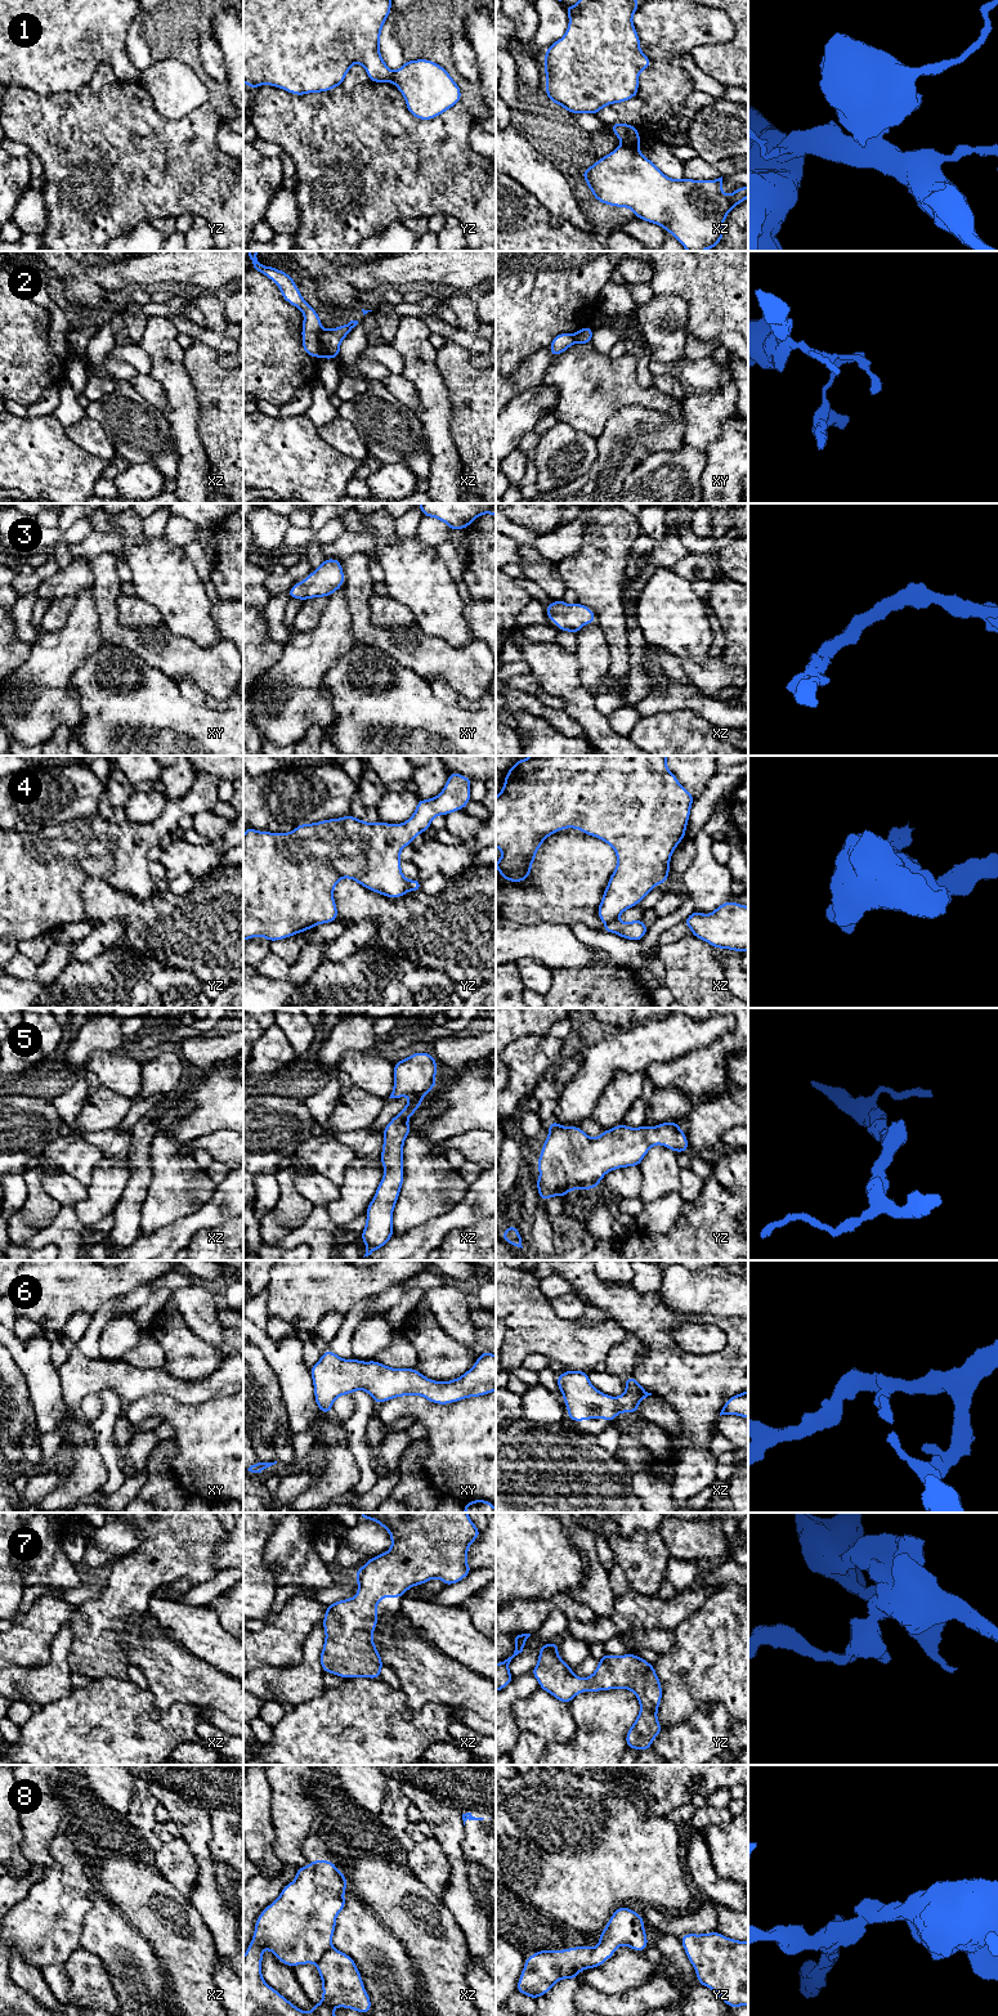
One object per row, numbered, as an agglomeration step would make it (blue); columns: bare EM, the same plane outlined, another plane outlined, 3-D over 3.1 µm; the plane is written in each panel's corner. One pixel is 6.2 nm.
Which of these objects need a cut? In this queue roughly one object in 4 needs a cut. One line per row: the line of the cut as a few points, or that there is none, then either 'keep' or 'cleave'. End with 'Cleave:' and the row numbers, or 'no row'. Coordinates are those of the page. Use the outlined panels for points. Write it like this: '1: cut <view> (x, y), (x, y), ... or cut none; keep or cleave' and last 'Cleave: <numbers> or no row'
1: cut xz (622, 144), (638, 149); cleave
2: cut xz (322, 330), (320, 332), (321, 355); cleave
3: cut none; keep
4: cut xz (614, 919), (605, 924); cleave
5: cut none; keep
6: cut none; keep
7: cut none; keep
8: cut none; keep
Cleave: 1, 2, 4

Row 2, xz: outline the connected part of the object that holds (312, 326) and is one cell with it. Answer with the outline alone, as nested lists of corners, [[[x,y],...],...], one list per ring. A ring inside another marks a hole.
[[[247,251],[247,256],[251,259],[252,270],[260,272],[272,279],[279,287],[282,297],[304,313],[301,330],[303,349],[310,357],[322,358],[322,344],[319,341],[322,322],[317,310],[314,310],[301,296],[292,277],[274,266],[264,266],[256,260],[258,251]]]

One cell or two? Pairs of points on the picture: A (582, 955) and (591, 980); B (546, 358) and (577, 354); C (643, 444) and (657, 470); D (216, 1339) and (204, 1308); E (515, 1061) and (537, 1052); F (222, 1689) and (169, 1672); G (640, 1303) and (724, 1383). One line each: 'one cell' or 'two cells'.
A: two cells
B: two cells
C: two cells
D: one cell
E: one cell
F: one cell
G: one cell

